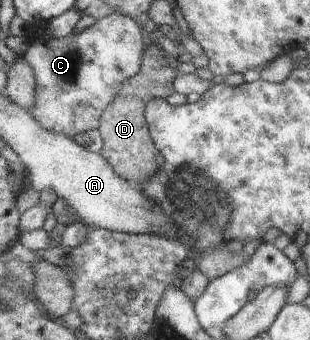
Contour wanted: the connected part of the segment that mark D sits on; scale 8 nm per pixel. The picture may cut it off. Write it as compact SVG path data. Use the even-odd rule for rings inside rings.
M159 45L147 46L142 53L139 72L121 83L117 95L107 105L99 121L98 130L103 139L103 149L101 149L100 155L105 157L109 166L113 167L113 171L119 177L131 184L142 186L163 165L163 155L154 145L148 131L145 107L149 105L151 99L166 100L168 96L171 96L174 93L172 84L178 75L174 61L165 54Z

